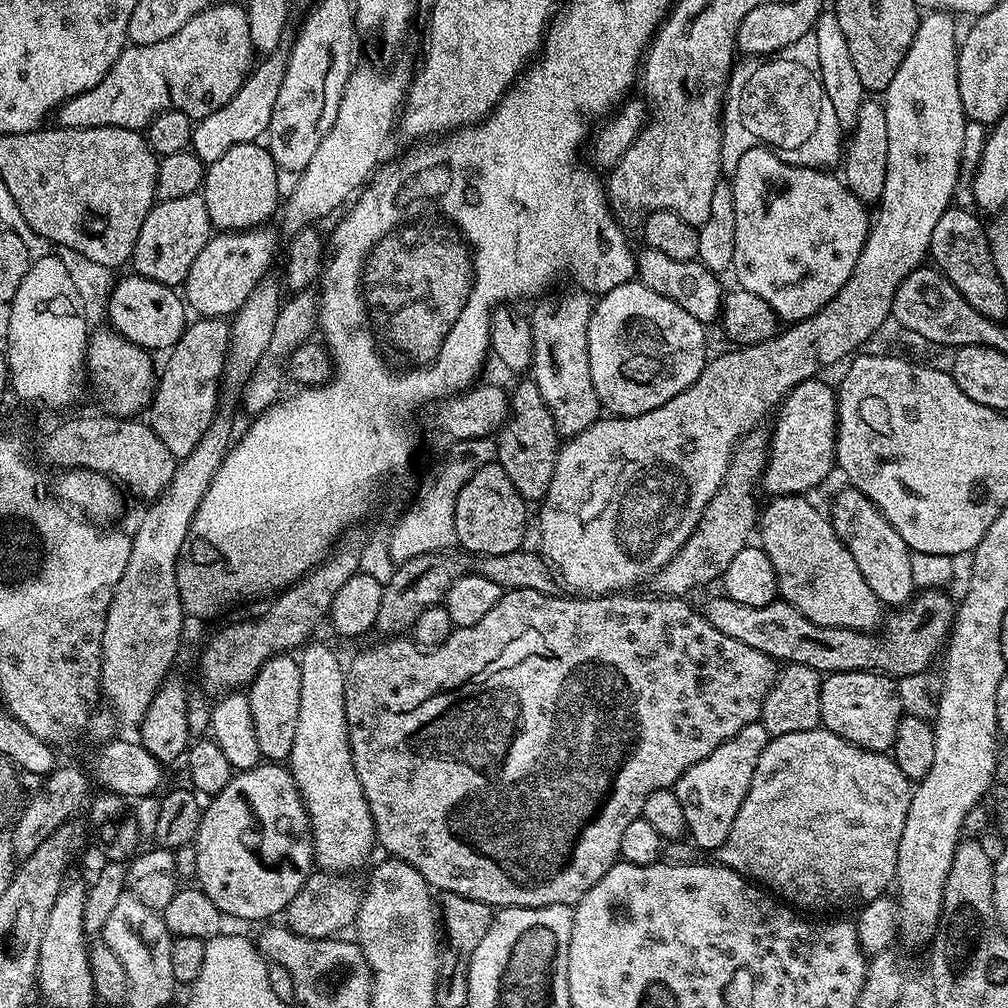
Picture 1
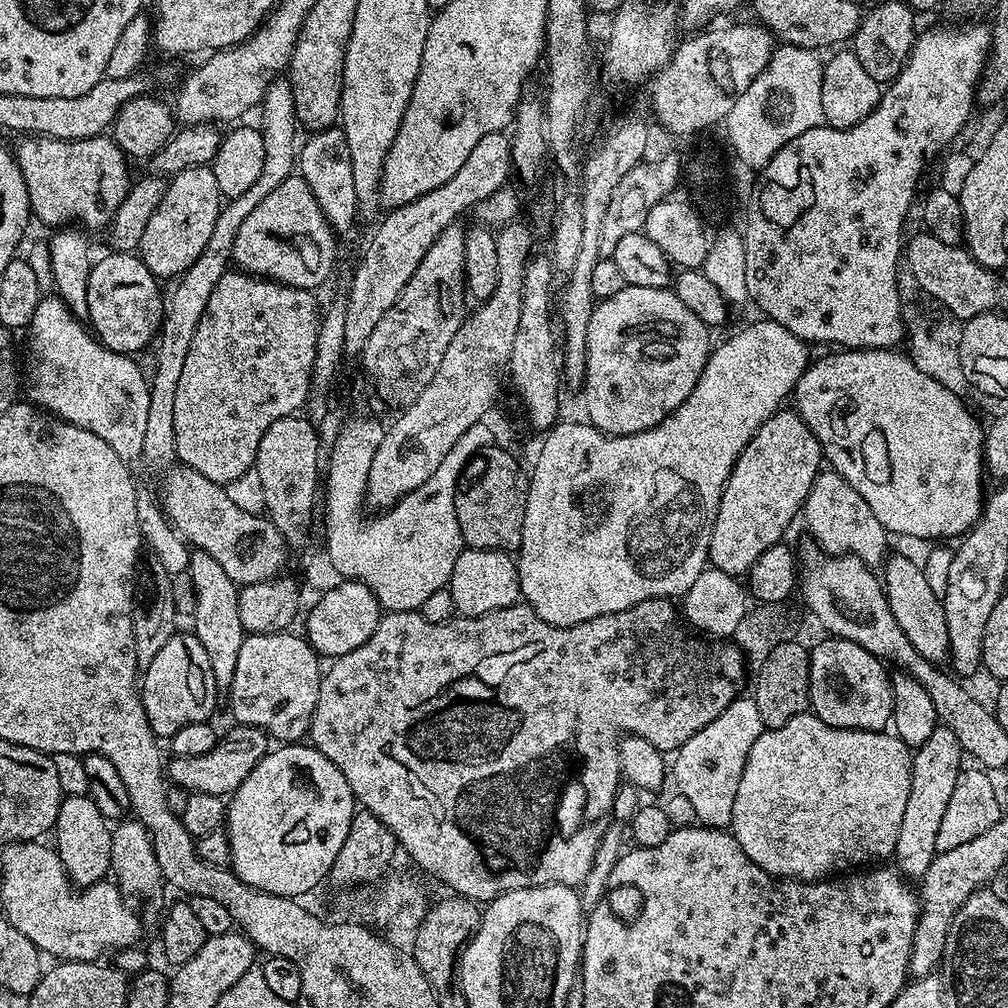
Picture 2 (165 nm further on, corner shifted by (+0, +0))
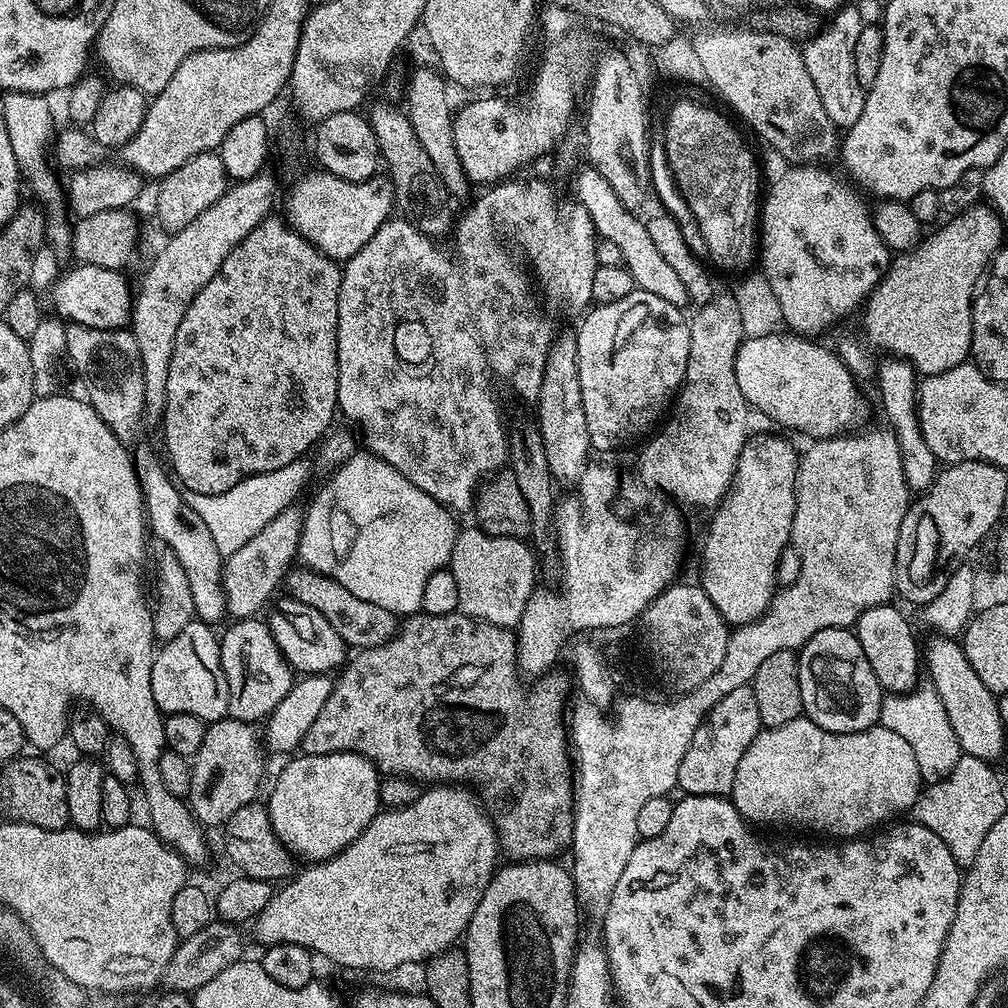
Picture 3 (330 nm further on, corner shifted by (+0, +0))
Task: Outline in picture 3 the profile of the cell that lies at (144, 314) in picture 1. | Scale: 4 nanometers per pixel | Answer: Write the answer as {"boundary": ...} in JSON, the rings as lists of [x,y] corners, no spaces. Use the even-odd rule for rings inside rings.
{"boundary":[[[80,264],[75,266],[52,288],[52,308],[65,322],[90,326],[98,330],[128,328],[132,319],[133,285],[128,285],[125,273],[106,270],[102,266]]]}

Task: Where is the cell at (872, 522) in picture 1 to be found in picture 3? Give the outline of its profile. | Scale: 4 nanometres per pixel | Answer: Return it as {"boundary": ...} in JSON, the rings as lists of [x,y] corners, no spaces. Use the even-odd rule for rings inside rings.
{"boundary":[[[939,634],[931,637],[933,640],[929,642],[923,649],[922,656],[926,661],[926,676],[929,676],[930,687],[936,691],[938,698],[942,698],[942,706],[946,709],[946,718],[950,718],[950,727],[954,729],[954,738],[958,738],[958,746],[961,753],[965,756],[973,756],[989,762],[996,762],[996,759],[1004,752],[1004,732],[1006,725],[1002,722],[1000,711],[998,710],[997,693],[991,692],[982,682],[982,678],[978,678],[978,674],[974,674],[974,666],[970,666],[970,662],[964,653],[963,643],[959,639],[951,636],[942,636]]]}

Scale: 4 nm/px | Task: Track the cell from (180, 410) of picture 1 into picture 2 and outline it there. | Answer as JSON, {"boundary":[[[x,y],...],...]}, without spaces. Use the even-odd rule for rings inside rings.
{"boundary":[[[228,270],[216,286],[210,300],[206,303],[205,313],[198,322],[194,340],[187,351],[186,362],[183,363],[182,376],[178,381],[178,392],[174,401],[174,442],[179,463],[186,468],[198,470],[202,478],[210,478],[210,482],[231,485],[231,480],[244,476],[253,471],[258,446],[266,430],[278,419],[299,413],[308,403],[308,393],[312,384],[312,367],[315,362],[315,348],[318,342],[321,326],[322,308],[316,305],[316,300],[307,288],[292,288],[288,284],[278,284],[274,280],[265,280],[239,270]]]}

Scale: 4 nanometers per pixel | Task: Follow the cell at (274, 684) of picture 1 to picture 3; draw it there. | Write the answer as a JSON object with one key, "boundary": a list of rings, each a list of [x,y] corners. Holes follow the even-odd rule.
{"boundary":[[[260,618],[237,619],[230,623],[224,636],[219,637],[220,661],[222,670],[226,674],[228,687],[228,716],[233,720],[247,720],[249,722],[263,721],[286,698],[294,683],[294,669],[286,662],[282,650],[278,650],[278,642],[270,634],[267,623]]]}

